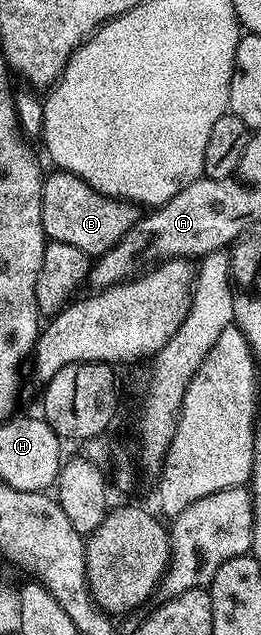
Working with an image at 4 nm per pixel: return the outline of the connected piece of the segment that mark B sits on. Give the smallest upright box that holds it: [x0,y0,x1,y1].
[40,169,140,257]

